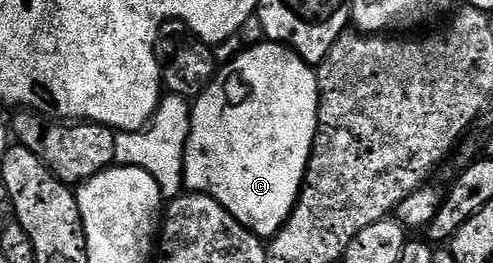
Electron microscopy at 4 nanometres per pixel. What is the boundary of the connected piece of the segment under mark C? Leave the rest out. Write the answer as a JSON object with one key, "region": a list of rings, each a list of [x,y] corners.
{"region":[[[262,41],[257,46],[246,47],[227,67],[220,69],[215,78],[205,88],[205,92],[194,99],[191,108],[191,135],[187,138],[187,150],[183,153],[183,181],[188,191],[196,194],[208,194],[215,198],[224,208],[256,234],[260,240],[270,240],[278,234],[287,217],[293,212],[295,201],[299,199],[299,191],[303,179],[307,176],[307,161],[311,159],[311,149],[315,147],[315,135],[319,133],[319,76],[302,58],[295,55],[277,42]]]}

